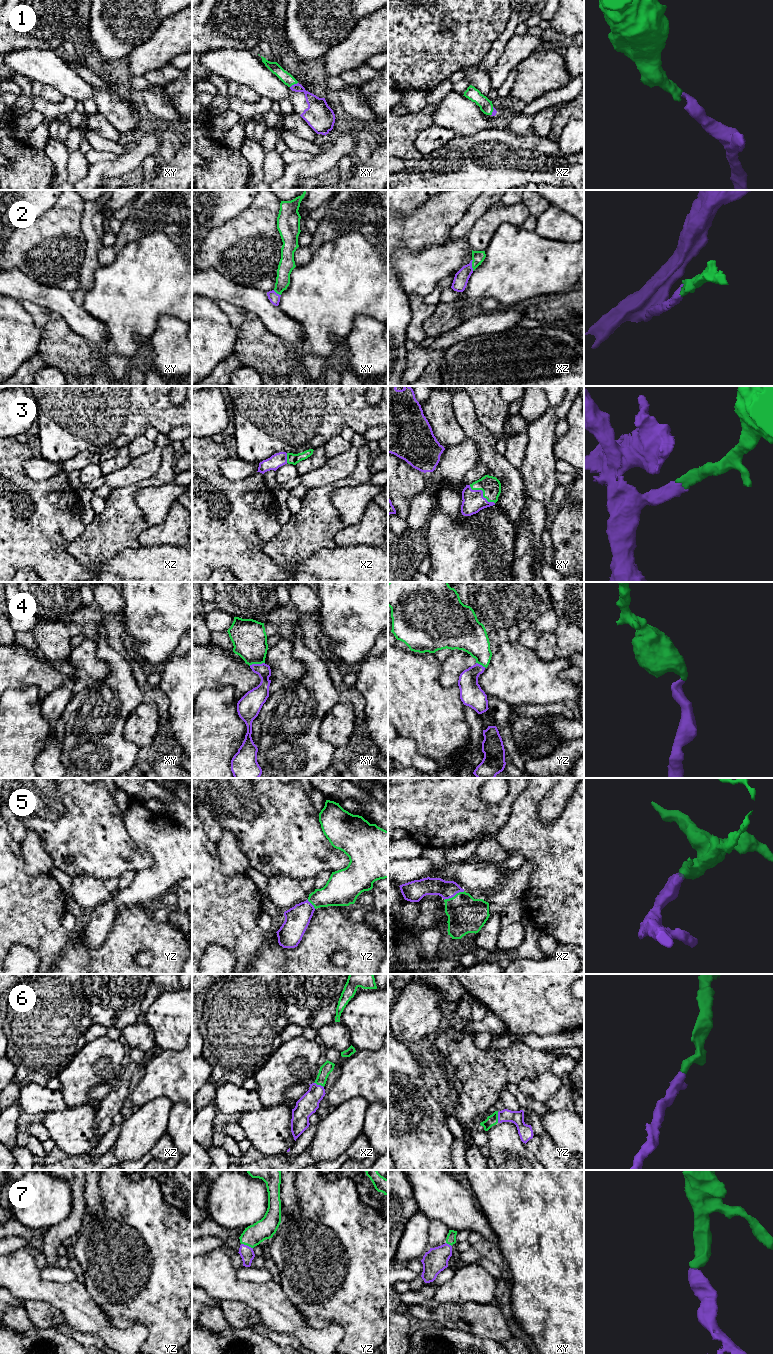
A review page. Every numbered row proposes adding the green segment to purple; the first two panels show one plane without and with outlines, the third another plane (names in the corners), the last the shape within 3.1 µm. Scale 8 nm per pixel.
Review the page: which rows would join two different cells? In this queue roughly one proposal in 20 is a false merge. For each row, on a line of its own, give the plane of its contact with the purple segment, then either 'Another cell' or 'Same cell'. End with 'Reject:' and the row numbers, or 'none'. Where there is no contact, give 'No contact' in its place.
1: Touches purple in xy. Same cell
2: Touches purple in xz. Same cell
3: Touches purple in xy. Same cell
4: Touches purple in xy. Same cell
5: Touches purple in xz. Same cell
6: Touches purple in yz. Same cell
7: Touches purple in yz. Same cell
Reject: none

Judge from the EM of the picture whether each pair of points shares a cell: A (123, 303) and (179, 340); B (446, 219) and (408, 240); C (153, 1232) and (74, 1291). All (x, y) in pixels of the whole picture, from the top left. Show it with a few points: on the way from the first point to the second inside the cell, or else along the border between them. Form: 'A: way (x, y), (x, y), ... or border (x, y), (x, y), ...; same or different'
A: border (180, 319), (162, 315), (149, 340); different
B: way (437, 219), (427, 227), (417, 231); same
C: border (82, 1282), (85, 1289), (97, 1303); different

